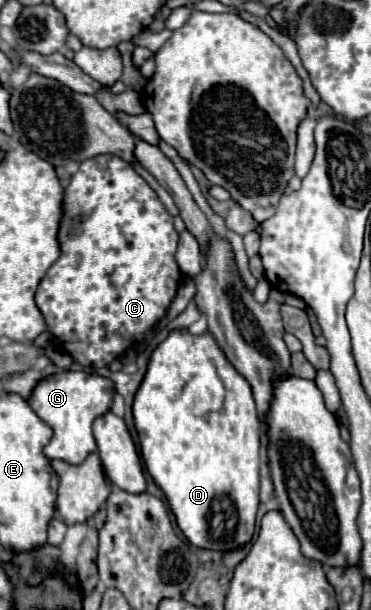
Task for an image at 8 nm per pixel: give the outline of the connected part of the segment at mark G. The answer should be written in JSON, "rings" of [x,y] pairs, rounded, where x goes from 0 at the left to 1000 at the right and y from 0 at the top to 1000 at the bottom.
{"rings":[[[162,610],[124,623],[113,623],[86,649],[81,649],[81,669],[102,679],[108,689],[119,689],[140,705],[146,715],[135,728],[119,734],[124,751],[146,754],[178,754],[189,761],[216,761],[232,754],[237,744],[259,741],[259,721],[248,711],[248,695],[264,682],[280,682],[302,669],[307,656],[307,626],[296,620],[237,613],[237,610]]]}

